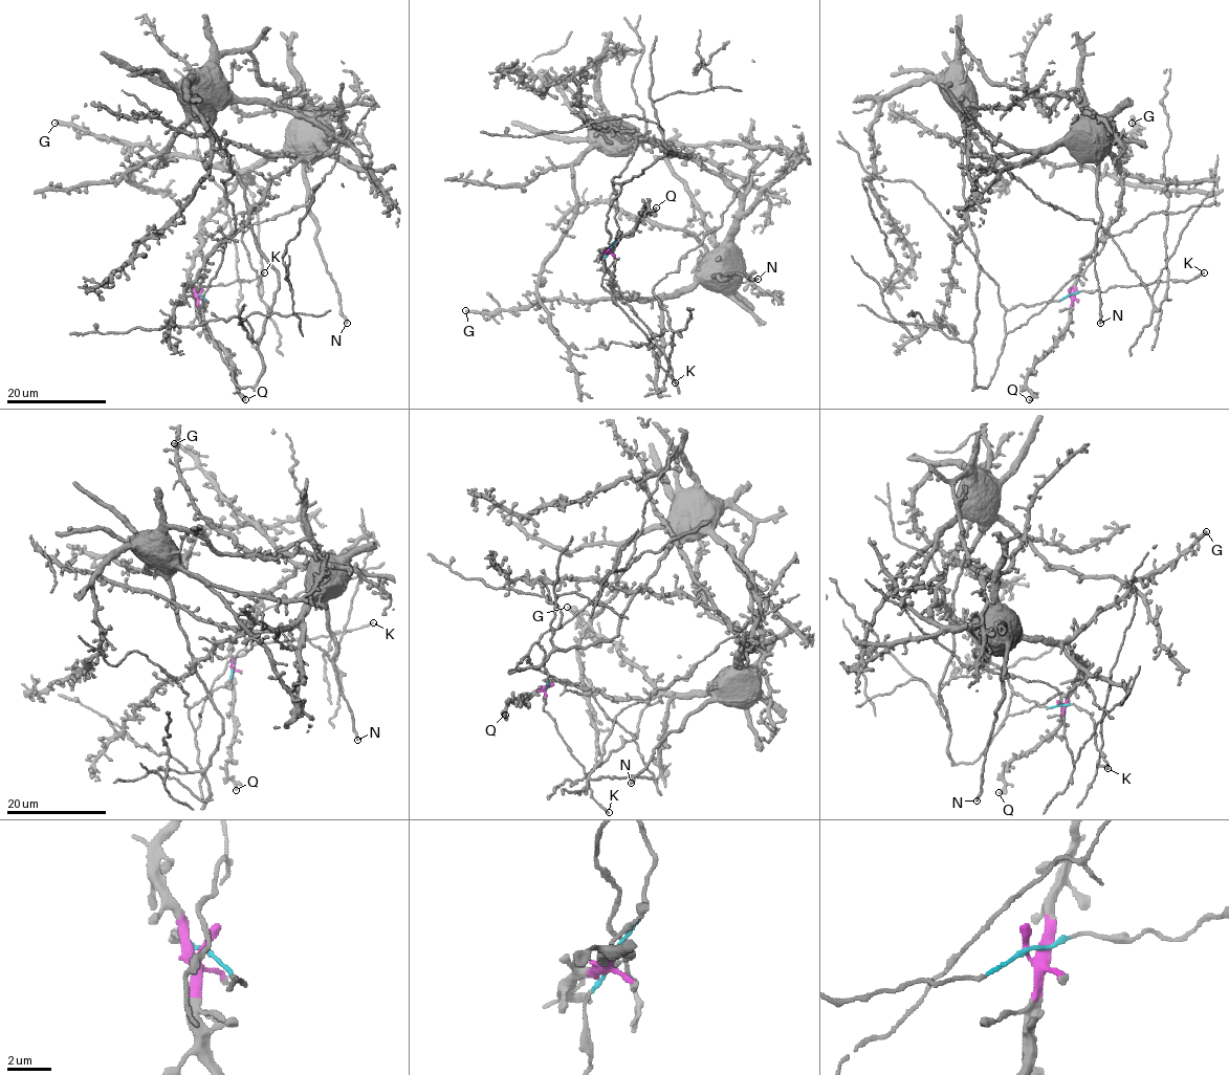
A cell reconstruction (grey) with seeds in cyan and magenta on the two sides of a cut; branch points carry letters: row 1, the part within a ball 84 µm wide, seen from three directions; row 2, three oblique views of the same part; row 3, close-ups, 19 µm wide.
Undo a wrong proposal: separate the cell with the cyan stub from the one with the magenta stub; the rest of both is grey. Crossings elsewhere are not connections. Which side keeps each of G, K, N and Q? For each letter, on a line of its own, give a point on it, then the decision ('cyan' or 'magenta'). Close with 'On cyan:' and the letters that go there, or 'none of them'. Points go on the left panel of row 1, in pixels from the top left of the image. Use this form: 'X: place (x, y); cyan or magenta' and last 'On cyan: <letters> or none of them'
G: place (55, 123); magenta
K: place (264, 272); cyan
N: place (347, 323); magenta
Q: place (245, 399); magenta
On cyan: K

